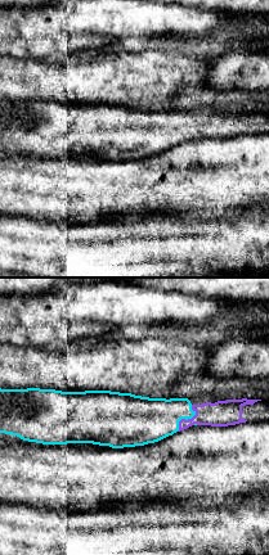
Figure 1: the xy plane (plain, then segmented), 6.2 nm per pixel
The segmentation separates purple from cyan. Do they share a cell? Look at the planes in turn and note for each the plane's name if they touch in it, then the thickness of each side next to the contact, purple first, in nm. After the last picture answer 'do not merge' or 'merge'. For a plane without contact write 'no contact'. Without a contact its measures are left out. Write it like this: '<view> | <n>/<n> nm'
xy | 160/280 nm

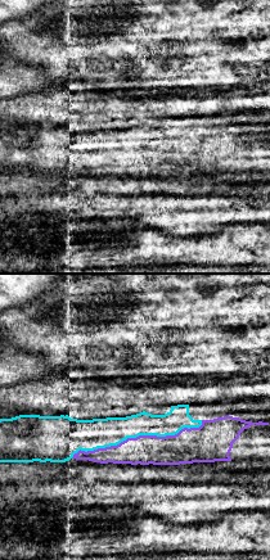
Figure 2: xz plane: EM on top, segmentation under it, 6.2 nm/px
xz | 190/190 nm

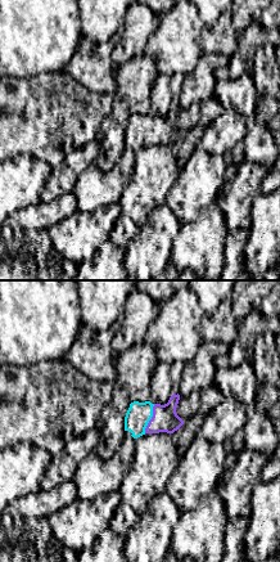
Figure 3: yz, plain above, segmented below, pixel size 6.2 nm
yz | 160/150 nm

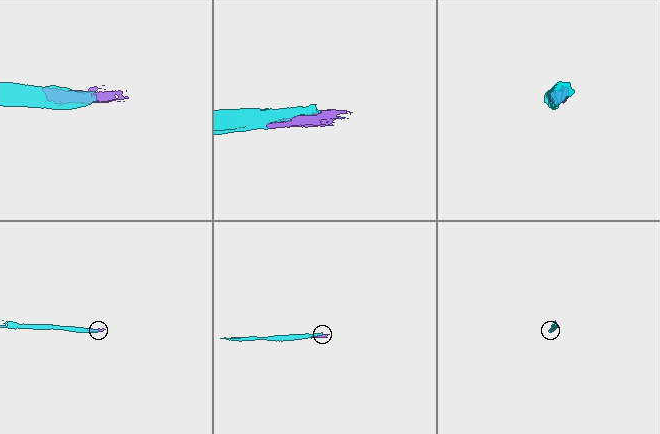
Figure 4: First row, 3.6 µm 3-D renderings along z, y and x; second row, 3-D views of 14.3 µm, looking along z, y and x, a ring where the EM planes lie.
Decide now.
merge

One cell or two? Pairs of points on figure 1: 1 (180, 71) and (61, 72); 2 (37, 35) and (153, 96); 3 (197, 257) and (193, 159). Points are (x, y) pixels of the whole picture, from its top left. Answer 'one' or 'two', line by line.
1: one
2: two
3: two

